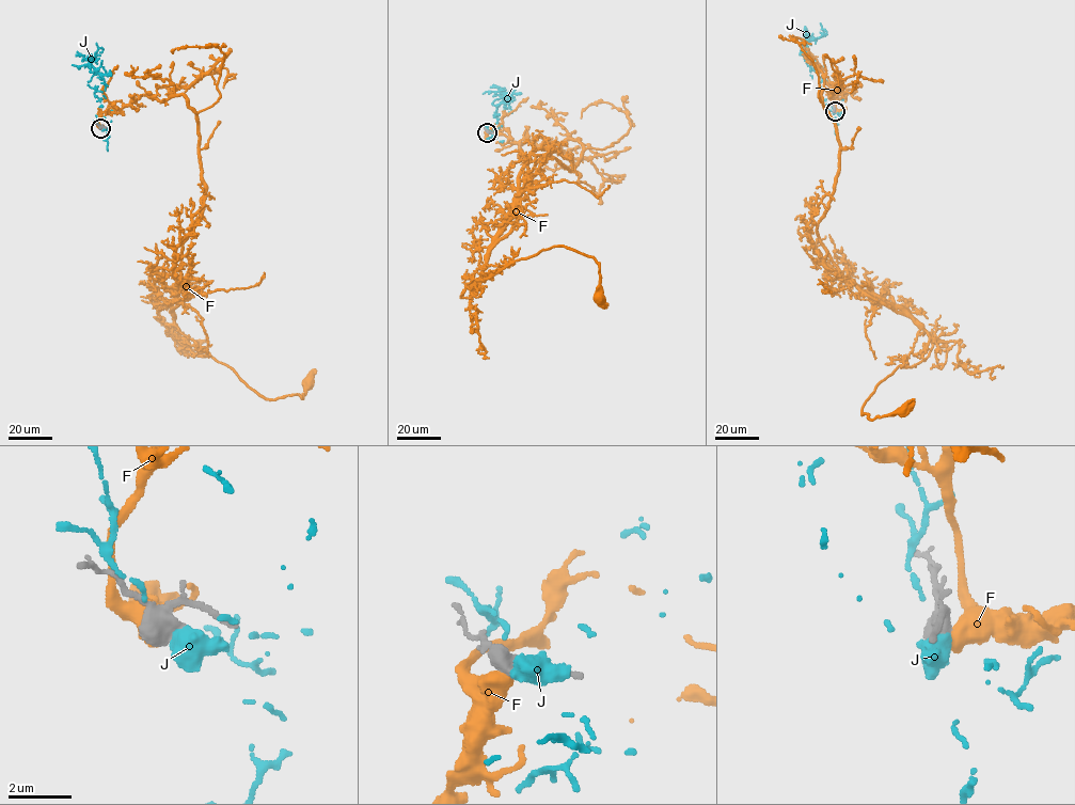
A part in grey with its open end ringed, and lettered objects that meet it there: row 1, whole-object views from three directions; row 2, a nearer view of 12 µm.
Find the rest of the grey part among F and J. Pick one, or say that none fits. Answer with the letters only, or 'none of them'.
F

